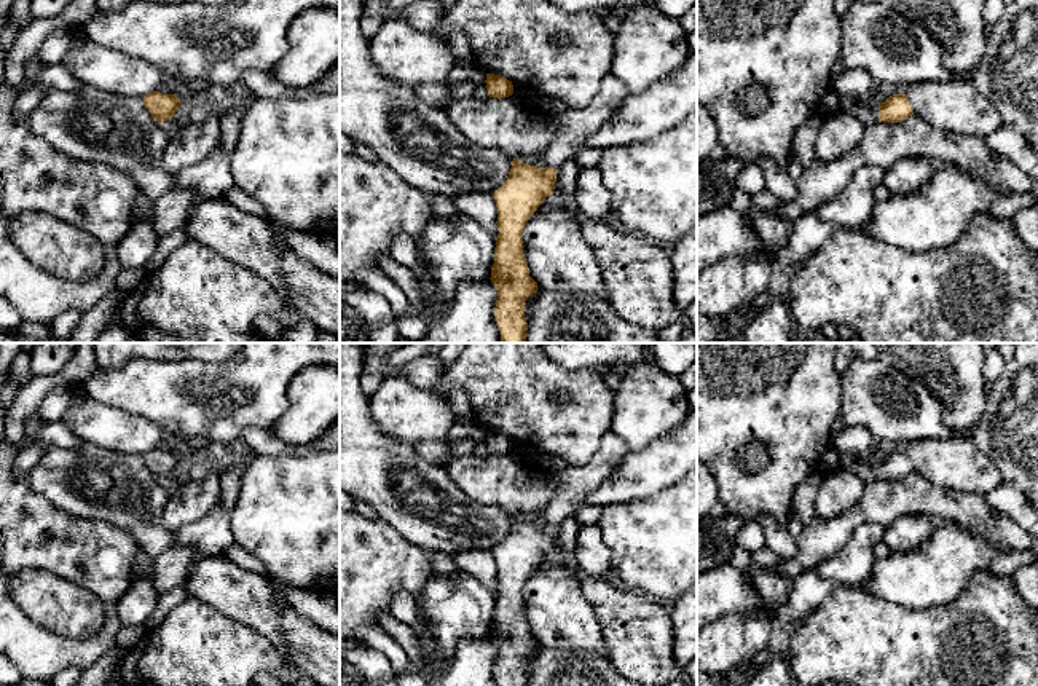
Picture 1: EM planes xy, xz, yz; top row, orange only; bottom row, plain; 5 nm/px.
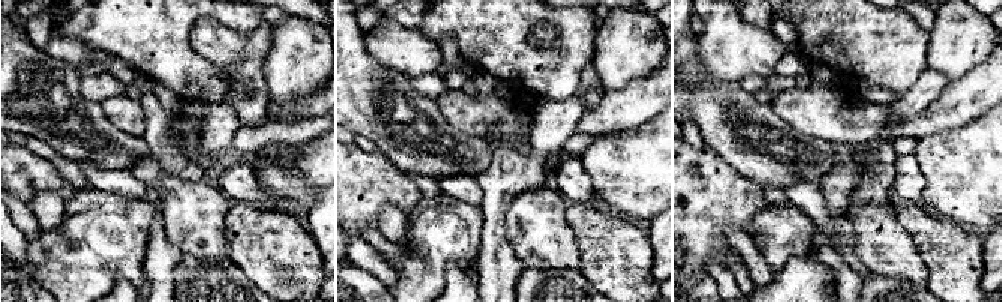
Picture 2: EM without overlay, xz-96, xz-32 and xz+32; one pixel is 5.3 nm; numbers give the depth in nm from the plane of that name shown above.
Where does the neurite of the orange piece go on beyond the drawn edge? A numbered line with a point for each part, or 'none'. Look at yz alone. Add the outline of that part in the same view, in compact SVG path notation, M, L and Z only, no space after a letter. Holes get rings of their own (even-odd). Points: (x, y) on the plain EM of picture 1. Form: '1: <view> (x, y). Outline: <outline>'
1: yz (866, 469). Outline: M840 456L837 464L831 469L842 469L858 475L866 485L879 479L879 459L858 459L850 456Z

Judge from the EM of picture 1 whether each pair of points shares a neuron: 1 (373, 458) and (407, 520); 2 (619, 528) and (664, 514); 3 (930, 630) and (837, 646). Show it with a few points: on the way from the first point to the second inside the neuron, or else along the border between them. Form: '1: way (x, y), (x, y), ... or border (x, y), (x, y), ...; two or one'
1: way (383, 474), (383, 487), (394, 506); one
2: way (630, 528), (649, 528), (652, 525); one
3: way (908, 646), (860, 646); one

